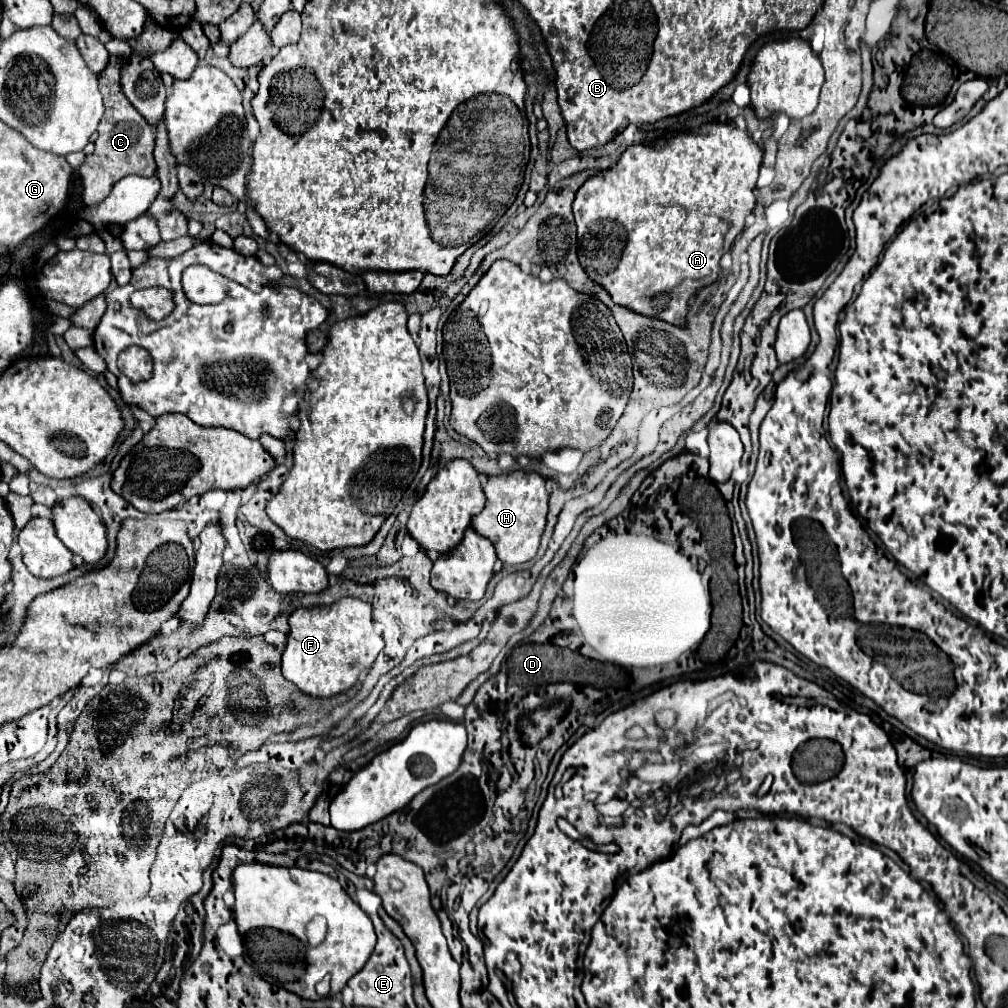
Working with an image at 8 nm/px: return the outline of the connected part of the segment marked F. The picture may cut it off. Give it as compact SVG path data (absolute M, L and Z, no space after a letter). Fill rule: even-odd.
M343 598L333 606L297 608L289 618L289 642L283 652L283 676L301 692L331 698L347 692L365 668L371 668L385 642L373 630L373 608L355 598Z

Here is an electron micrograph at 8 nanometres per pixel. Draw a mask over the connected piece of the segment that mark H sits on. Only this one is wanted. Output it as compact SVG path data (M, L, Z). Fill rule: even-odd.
M525 472L491 476L489 482L485 484L485 496L487 496L487 504L473 518L471 522L473 530L493 542L497 550L497 558L505 566L531 560L537 554L541 534L545 528L547 500L549 500L545 480L539 474L525 474Z

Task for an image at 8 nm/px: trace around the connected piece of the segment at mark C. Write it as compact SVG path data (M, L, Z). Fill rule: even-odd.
M111 56L107 68L99 74L99 90L103 94L105 104L105 116L99 122L99 138L95 140L95 152L85 158L83 166L79 168L81 180L83 180L83 202L87 206L101 202L109 196L113 184L121 180L123 176L137 174L137 176L153 176L155 174L155 158L153 158L153 126L135 110L135 106L127 100L127 96L121 90L119 84L119 72L121 72L121 58Z

